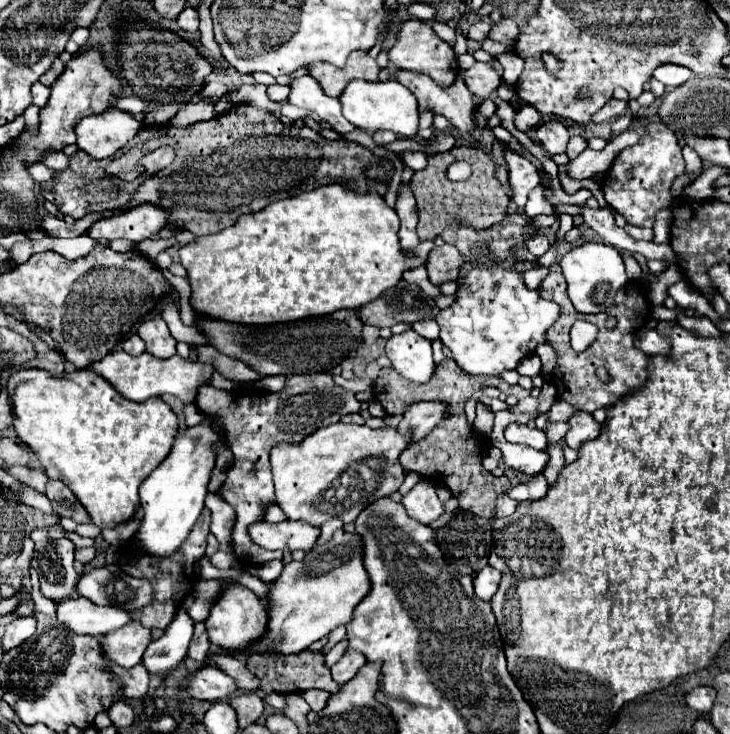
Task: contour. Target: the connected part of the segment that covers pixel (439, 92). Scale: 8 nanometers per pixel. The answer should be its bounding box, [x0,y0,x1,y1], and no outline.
[396,70,476,132]

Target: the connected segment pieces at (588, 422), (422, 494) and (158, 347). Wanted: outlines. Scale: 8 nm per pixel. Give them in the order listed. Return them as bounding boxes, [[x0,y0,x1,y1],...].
[[566,412,600,450],[402,480,444,524],[138,314,176,358]]

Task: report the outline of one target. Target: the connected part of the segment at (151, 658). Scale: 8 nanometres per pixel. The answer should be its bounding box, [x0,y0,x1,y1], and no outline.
[142,612,194,676]

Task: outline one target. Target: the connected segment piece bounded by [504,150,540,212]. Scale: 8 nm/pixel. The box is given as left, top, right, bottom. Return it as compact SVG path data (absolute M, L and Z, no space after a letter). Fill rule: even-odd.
M512 150L504 152L504 162L508 168L508 184L510 184L510 192L512 192L510 200L518 206L518 212L522 212L528 194L540 184L538 168L530 160L518 156Z

